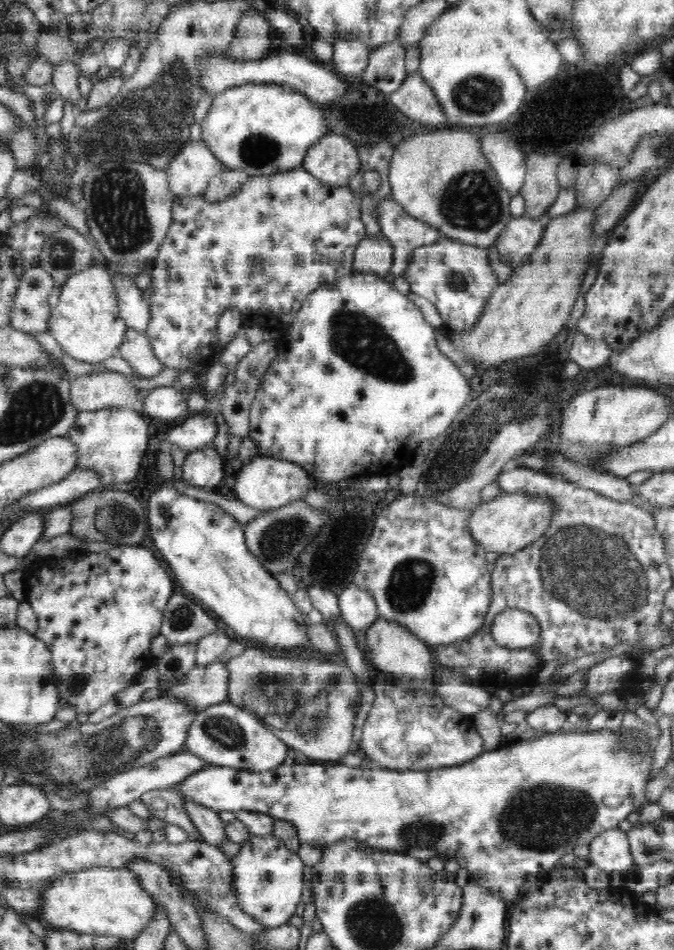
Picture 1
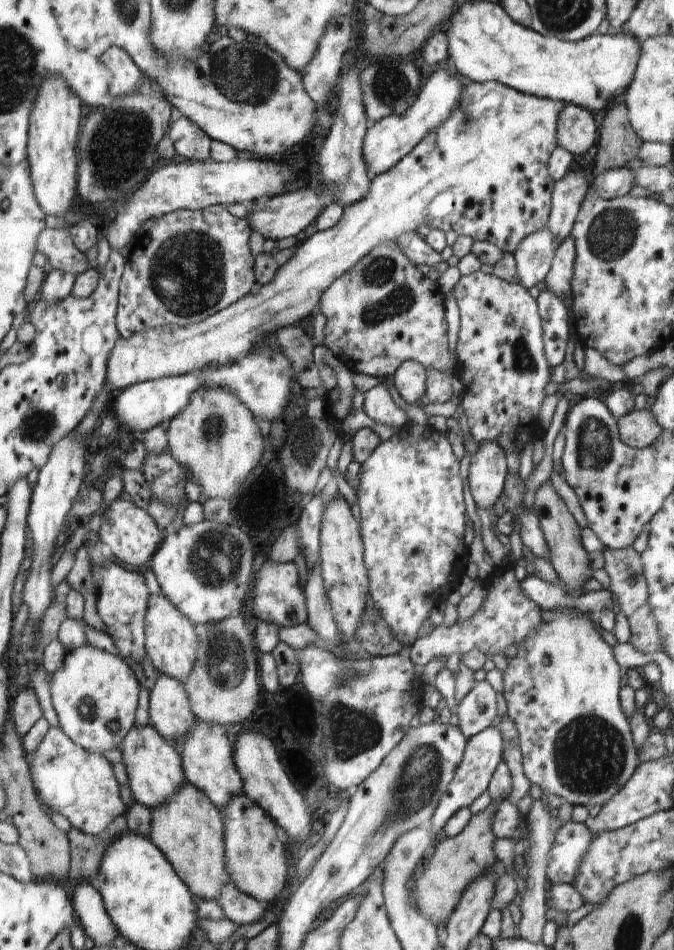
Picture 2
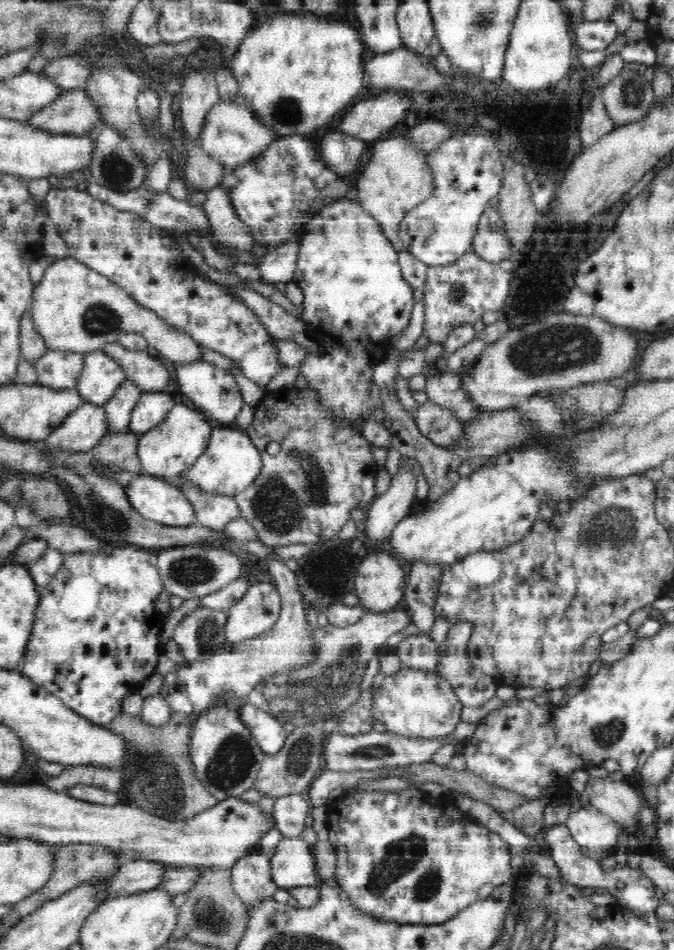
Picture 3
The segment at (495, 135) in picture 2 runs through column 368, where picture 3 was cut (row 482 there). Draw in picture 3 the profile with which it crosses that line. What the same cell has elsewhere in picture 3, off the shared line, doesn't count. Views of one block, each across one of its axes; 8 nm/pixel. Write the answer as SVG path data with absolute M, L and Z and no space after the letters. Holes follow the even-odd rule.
M227 426L226 428L215 428L212 431L208 448L182 475L187 482L191 482L204 492L234 497L257 479L260 469L261 453L251 438L244 431L240 432L240 430L230 429Z

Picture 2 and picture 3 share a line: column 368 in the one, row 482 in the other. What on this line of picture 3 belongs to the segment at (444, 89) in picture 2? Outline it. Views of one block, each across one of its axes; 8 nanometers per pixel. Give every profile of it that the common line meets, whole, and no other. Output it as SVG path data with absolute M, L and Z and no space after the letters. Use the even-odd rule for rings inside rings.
M140 472L129 480L125 491L132 506L146 519L172 526L194 525L194 507L169 478Z

